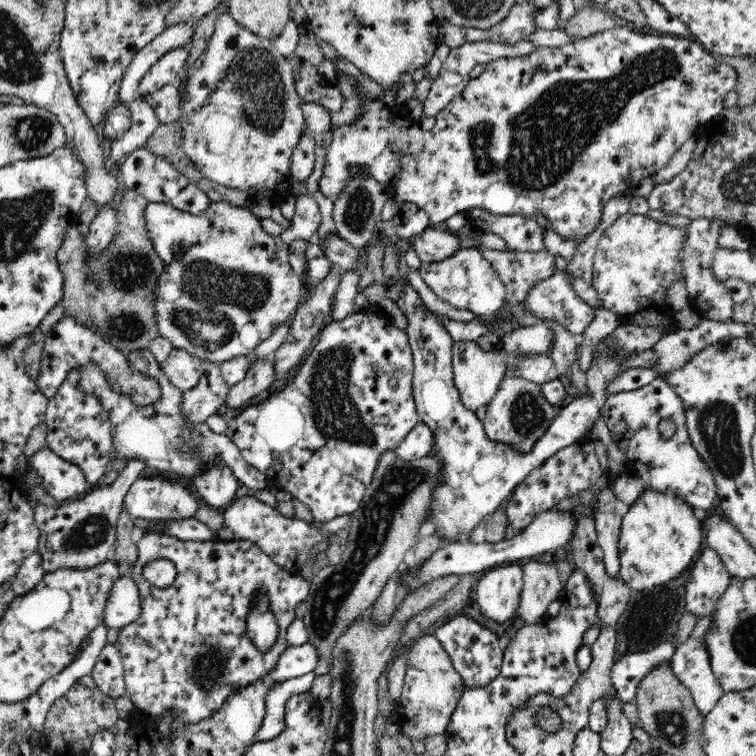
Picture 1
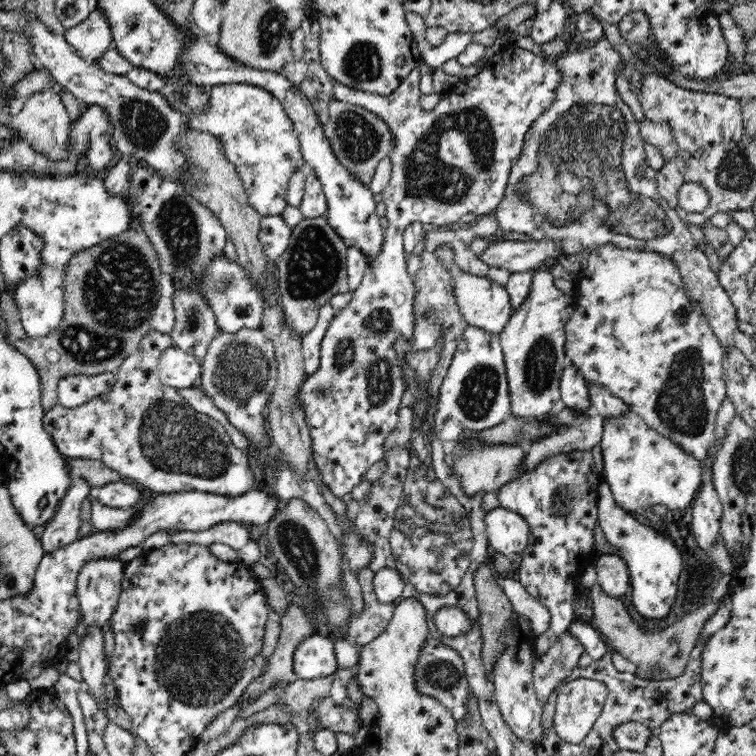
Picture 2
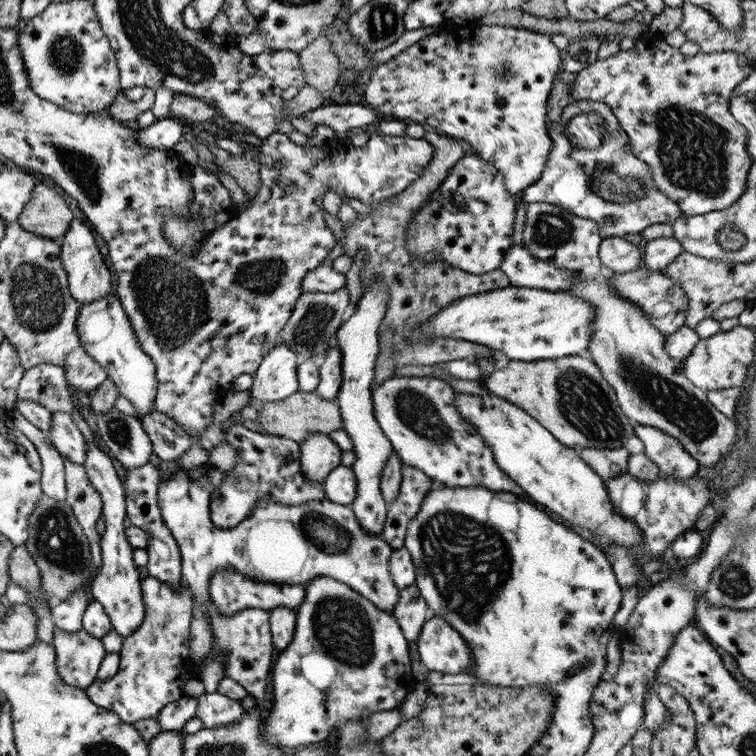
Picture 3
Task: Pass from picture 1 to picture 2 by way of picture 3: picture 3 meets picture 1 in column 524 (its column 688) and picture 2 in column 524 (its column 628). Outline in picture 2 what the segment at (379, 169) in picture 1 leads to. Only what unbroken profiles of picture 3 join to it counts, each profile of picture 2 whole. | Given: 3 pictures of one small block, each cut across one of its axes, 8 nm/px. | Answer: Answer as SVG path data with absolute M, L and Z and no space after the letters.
M518 47L513 54L512 64L502 64L497 60L494 60L494 66L490 68L482 68L474 76L468 77L465 80L455 84L455 89L450 93L442 96L436 106L427 111L420 106L420 81L422 73L420 73L419 66L412 70L402 82L398 85L395 92L392 92L390 95L382 96L380 94L374 94L366 91L356 90L346 86L341 82L338 82L335 78L331 78L332 86L334 90L334 99L351 104L359 107L364 107L366 110L374 113L380 120L384 121L388 125L388 129L392 133L393 138L393 148L390 150L388 157L391 163L391 175L388 184L383 189L383 202L386 205L386 218L388 219L388 228L386 228L384 233L384 242L378 256L375 258L373 265L367 269L364 273L363 280L361 284L358 285L358 288L351 291L351 300L350 303L340 310L336 311L335 318L331 321L329 328L326 330L324 338L321 342L320 348L320 367L316 372L312 374L306 374L300 388L298 388L298 399L300 399L300 405L304 407L304 419L306 425L309 429L309 434L311 435L311 448L312 448L312 459L316 463L316 469L320 473L320 481L322 485L332 492L332 495L342 498L344 494L352 492L357 484L360 484L364 480L364 475L368 472L368 469L376 462L385 458L385 448L386 448L386 439L392 432L396 430L398 426L398 420L400 420L400 404L402 404L402 398L407 390L407 380L400 362L400 356L398 356L395 345L395 340L398 338L403 338L410 344L413 344L413 335L415 332L415 327L417 324L417 316L415 316L414 309L416 305L414 300L416 300L416 288L413 284L413 277L410 276L410 273L407 271L407 260L408 254L404 251L403 247L403 232L408 224L412 222L422 222L424 224L436 224L442 229L447 227L456 227L461 225L461 218L464 214L476 214L476 215L490 215L494 214L495 208L500 204L502 197L505 193L505 188L507 187L509 181L509 174L512 168L512 165L520 158L522 154L522 149L525 143L526 133L529 132L531 126L534 124L534 121L540 116L543 115L551 106L552 103L558 98L556 97L556 88L559 88L561 81L560 71L557 70L557 66L554 61L549 58L542 57L532 53L532 51L527 49L522 49Z

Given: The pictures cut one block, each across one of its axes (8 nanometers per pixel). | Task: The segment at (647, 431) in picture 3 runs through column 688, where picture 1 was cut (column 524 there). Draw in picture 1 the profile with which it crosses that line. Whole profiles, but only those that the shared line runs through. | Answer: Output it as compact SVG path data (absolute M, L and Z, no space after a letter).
M411 285L406 286L397 303L410 323L407 335L413 353L412 394L416 412L419 423L432 432L430 457L434 457L440 465L440 480L432 488L430 508L422 524L430 522L434 527L432 534L438 535L445 542L467 540L482 522L486 522L490 514L506 503L516 486L536 466L554 456L558 450L585 439L584 434L594 427L596 419L601 416L601 409L607 401L606 386L610 380L620 375L621 364L617 358L593 360L591 367L585 372L590 395L581 398L574 395L573 391L569 404L559 410L560 414L556 416L548 432L536 441L530 452L520 453L508 445L488 440L483 422L478 420L475 412L464 406L454 380L451 352L454 341L437 320L437 316L425 310L418 292Z

